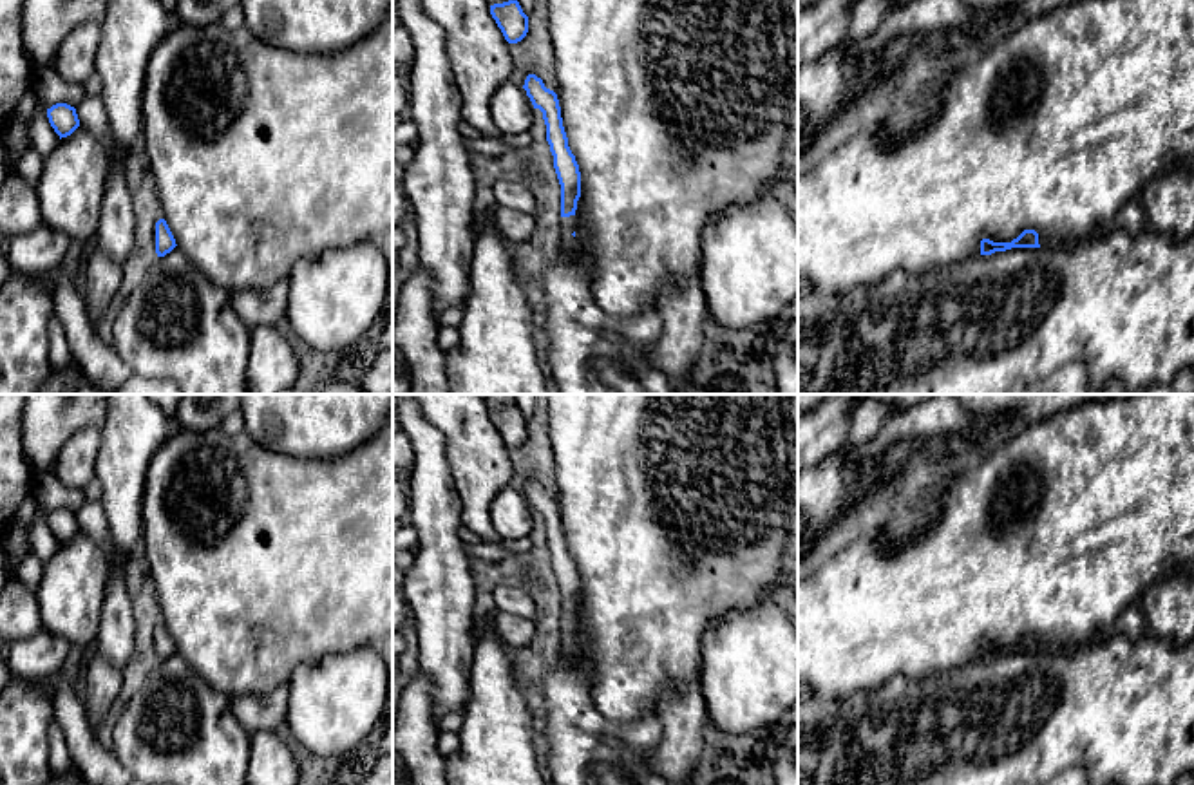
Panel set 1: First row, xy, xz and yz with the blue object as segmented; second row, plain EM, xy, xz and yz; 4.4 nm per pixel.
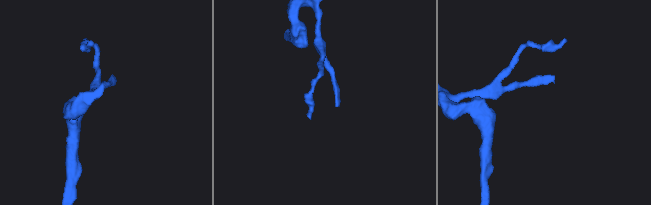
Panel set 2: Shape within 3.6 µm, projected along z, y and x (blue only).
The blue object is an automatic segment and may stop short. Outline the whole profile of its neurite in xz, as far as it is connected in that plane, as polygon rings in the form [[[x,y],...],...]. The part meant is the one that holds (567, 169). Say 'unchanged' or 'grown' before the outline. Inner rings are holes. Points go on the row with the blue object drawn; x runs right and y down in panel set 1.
grown; [[[528,74],[523,89],[530,98],[534,109],[543,112],[546,125],[546,141],[554,156],[554,168],[561,184],[561,248],[566,253],[577,250],[577,201],[581,197],[581,172],[568,147],[568,137],[563,127],[561,107],[557,94],[545,87],[543,80],[535,74]]]

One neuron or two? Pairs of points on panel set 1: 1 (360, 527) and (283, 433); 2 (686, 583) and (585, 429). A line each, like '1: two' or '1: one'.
1: two
2: one

